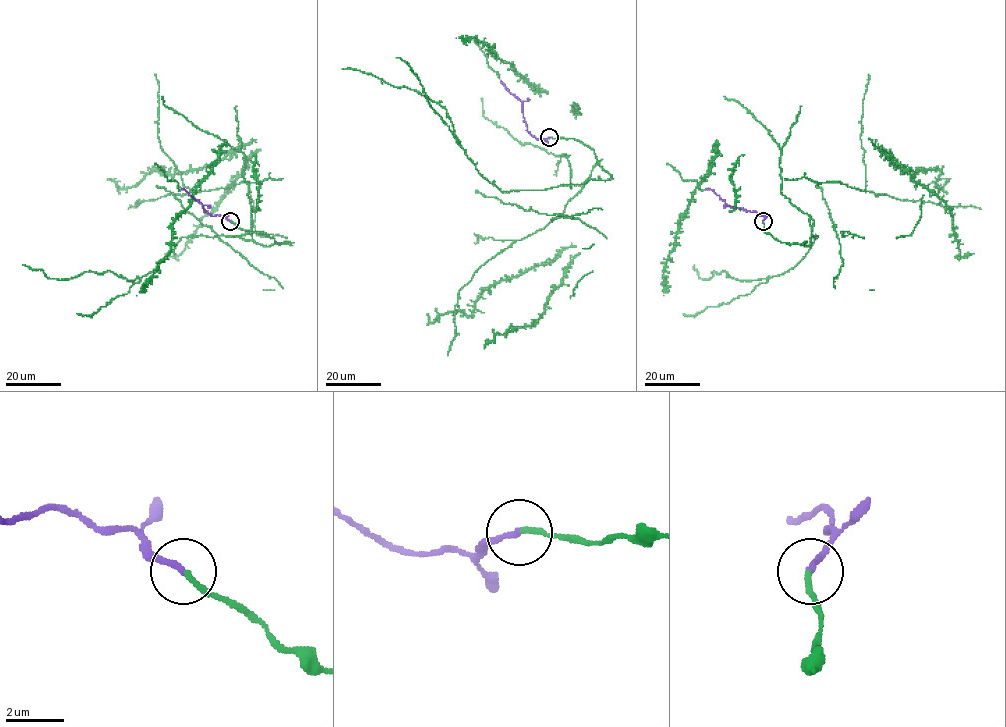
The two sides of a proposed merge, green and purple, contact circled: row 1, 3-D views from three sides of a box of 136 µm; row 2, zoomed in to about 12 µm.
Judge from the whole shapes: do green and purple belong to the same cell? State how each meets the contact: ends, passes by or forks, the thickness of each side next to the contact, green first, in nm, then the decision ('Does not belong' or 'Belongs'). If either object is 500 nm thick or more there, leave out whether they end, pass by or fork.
At the ring green ends. At the ring purple ends. Thickness 180 nm (green) against 200 nm. Belongs

